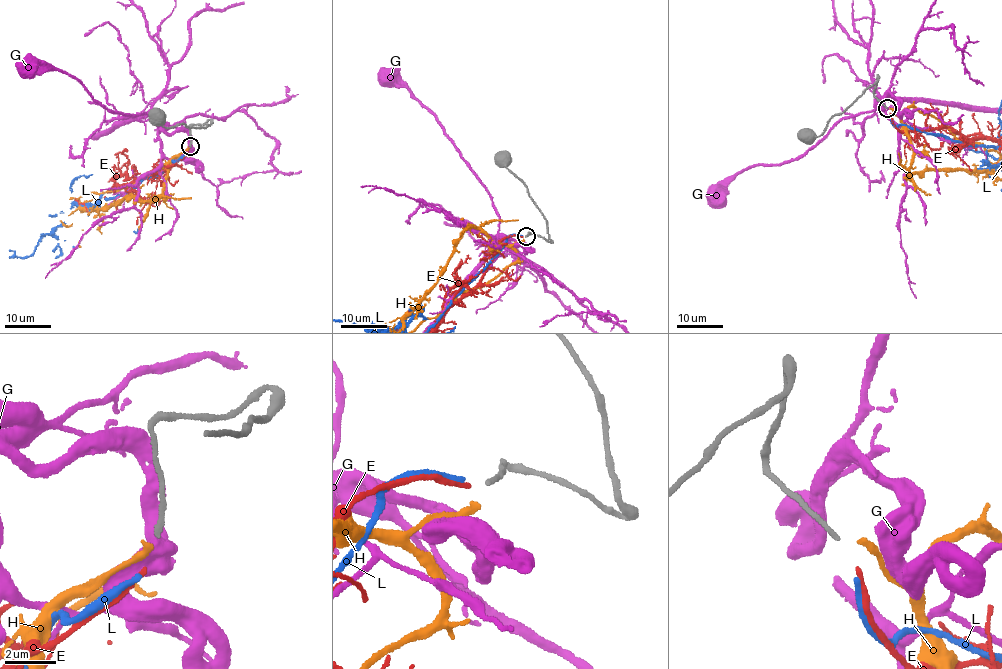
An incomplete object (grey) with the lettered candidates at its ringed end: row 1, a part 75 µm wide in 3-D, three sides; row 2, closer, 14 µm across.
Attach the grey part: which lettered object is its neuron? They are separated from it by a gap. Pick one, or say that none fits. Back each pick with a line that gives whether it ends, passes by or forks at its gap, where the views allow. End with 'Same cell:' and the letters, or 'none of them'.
E: it ends
Same cell: E

